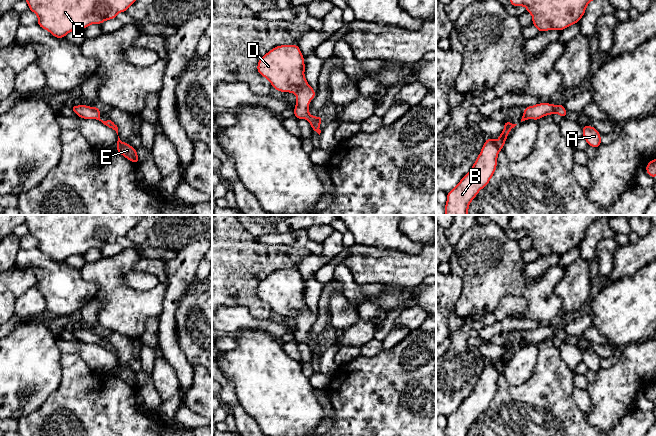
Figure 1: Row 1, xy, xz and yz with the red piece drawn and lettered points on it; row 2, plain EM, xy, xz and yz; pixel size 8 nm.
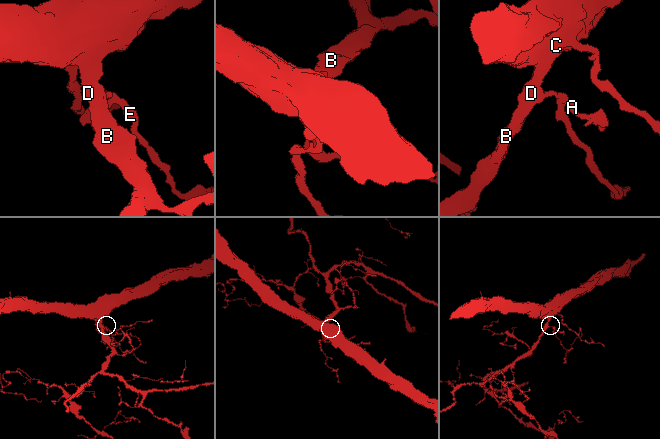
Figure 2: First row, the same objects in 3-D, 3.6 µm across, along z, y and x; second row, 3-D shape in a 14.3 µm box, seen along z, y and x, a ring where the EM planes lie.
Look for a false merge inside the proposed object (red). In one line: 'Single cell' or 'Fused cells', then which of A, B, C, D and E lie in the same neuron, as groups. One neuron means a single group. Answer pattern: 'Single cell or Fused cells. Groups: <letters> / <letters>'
Single cell. Groups: A B C D E

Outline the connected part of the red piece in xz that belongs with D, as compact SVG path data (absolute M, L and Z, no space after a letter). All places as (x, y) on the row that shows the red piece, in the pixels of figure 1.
M291 44L279 45L275 48L272 48L268 53L260 58L257 64L257 71L261 76L270 81L274 89L284 93L294 93L296 95L297 101L294 108L294 117L297 119L308 120L313 129L313 133L316 131L320 135L321 130L319 129L319 126L323 117L314 117L308 111L309 103L312 99L314 99L316 92L305 79L304 57L299 46L296 44Z

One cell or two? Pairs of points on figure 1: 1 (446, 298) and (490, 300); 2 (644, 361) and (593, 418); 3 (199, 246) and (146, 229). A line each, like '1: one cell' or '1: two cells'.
1: two cells
2: one cell
3: two cells

